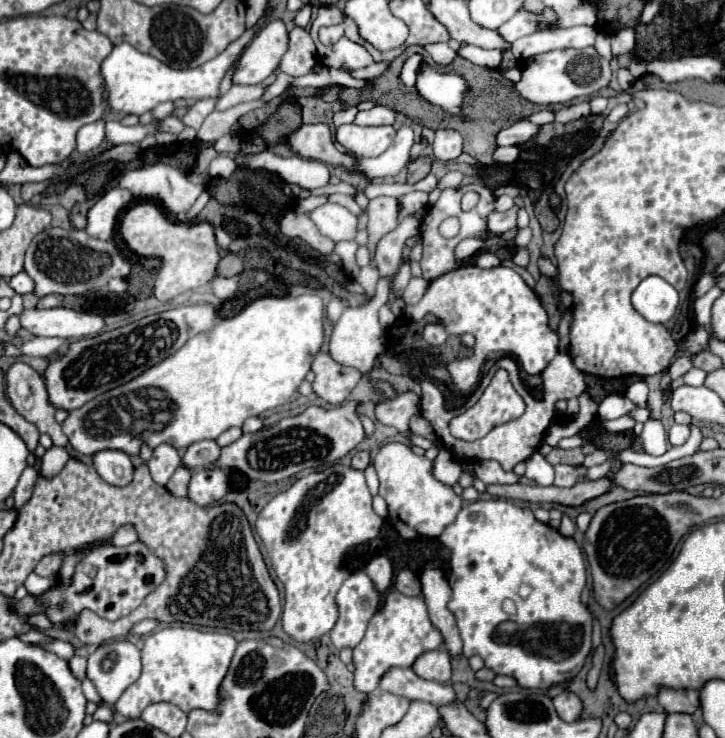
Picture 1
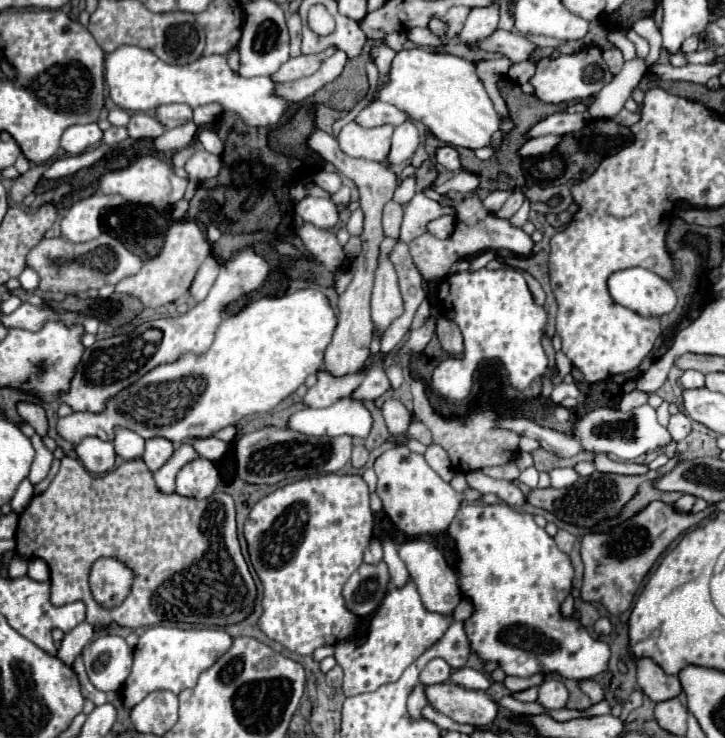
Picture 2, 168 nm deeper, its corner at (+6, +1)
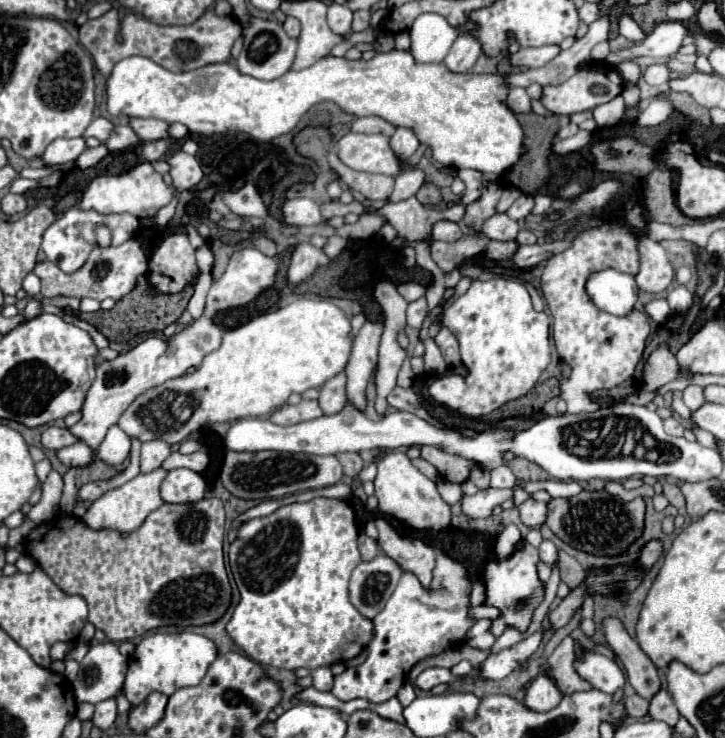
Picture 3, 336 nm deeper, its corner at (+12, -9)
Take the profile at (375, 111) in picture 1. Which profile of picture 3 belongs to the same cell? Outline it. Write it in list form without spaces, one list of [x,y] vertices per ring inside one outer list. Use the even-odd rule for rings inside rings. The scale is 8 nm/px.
[[[366,116],[366,118],[356,118],[352,122],[352,132],[364,132],[364,134],[384,134],[384,136],[392,136],[394,134],[394,126],[382,118],[376,116]]]

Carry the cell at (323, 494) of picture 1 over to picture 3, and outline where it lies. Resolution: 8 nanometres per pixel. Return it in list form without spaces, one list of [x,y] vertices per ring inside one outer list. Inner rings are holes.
[[[314,498],[304,504],[290,504],[266,518],[254,518],[254,520],[244,522],[238,530],[238,538],[230,544],[230,550],[228,550],[230,570],[234,574],[238,590],[240,590],[240,602],[234,608],[230,622],[226,624],[226,634],[232,638],[232,642],[236,646],[240,646],[252,660],[256,660],[260,664],[276,666],[276,668],[286,668],[286,670],[296,670],[302,666],[314,670],[318,666],[332,666],[336,662],[346,662],[346,660],[356,658],[372,640],[372,620],[364,618],[348,600],[348,580],[350,580],[352,570],[360,564],[360,552],[358,552],[356,538],[358,538],[358,528],[356,528],[356,516],[354,516],[352,508],[344,500],[332,500],[332,498]]]

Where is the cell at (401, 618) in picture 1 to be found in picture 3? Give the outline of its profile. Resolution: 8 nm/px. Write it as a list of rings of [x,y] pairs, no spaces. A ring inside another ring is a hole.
[[[440,552],[432,574],[432,586],[424,588],[416,574],[404,572],[386,608],[374,618],[374,638],[366,648],[366,662],[356,668],[346,668],[334,678],[330,692],[338,700],[348,702],[364,698],[382,704],[396,696],[406,674],[418,660],[464,644],[466,632],[476,624],[476,618],[470,616],[472,580],[468,574],[468,562],[454,560],[446,552]]]

